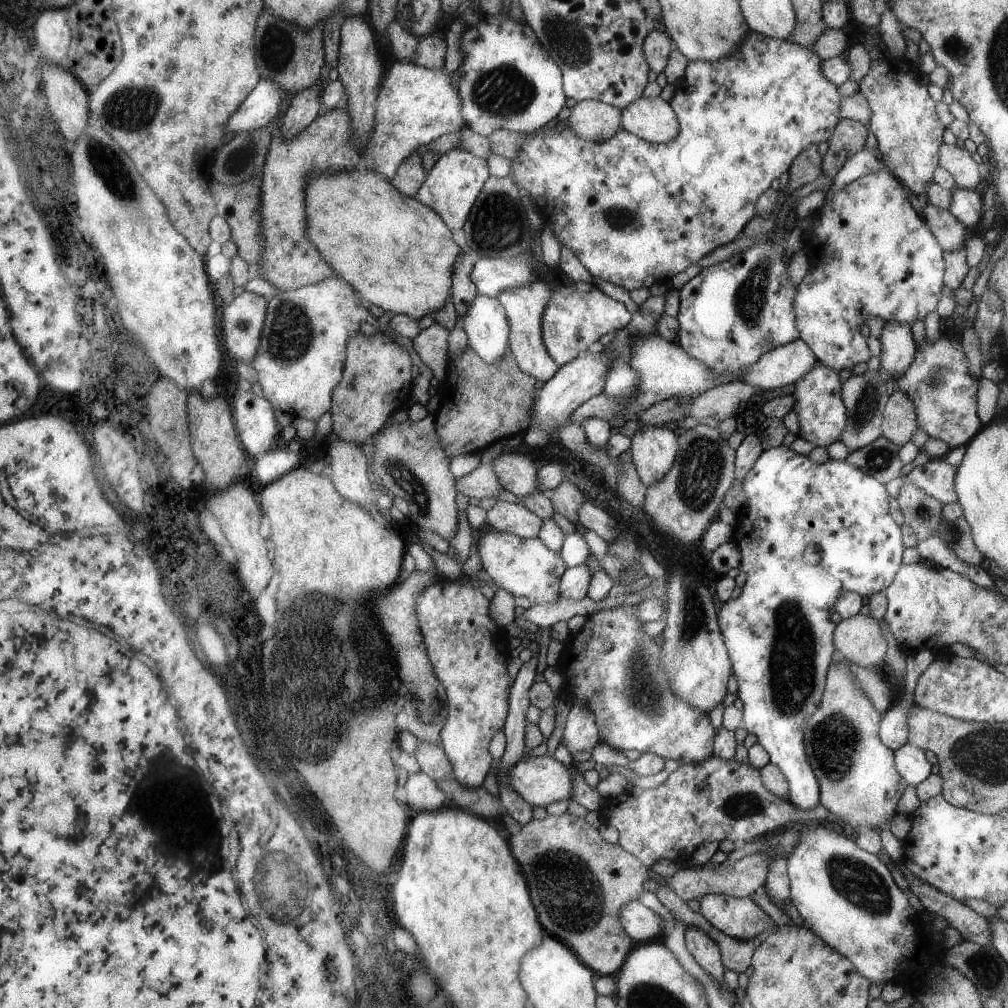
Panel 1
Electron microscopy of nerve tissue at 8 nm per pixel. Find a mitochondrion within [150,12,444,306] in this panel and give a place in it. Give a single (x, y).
(278, 46)

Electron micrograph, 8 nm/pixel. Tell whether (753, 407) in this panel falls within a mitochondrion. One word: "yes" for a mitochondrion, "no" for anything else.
no

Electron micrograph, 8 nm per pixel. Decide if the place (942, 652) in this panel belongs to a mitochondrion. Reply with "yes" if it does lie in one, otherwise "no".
no

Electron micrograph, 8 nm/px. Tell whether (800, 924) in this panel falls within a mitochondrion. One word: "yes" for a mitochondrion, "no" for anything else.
no

